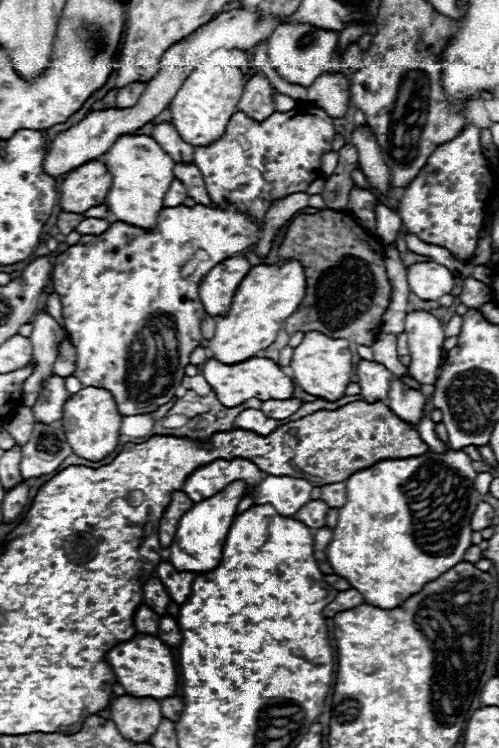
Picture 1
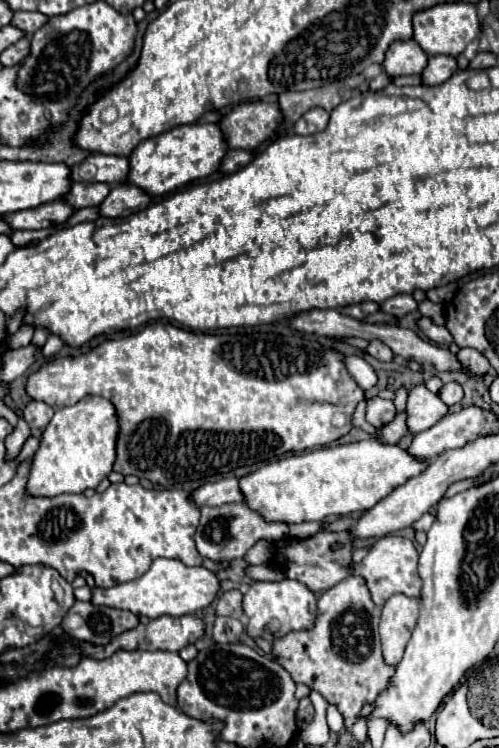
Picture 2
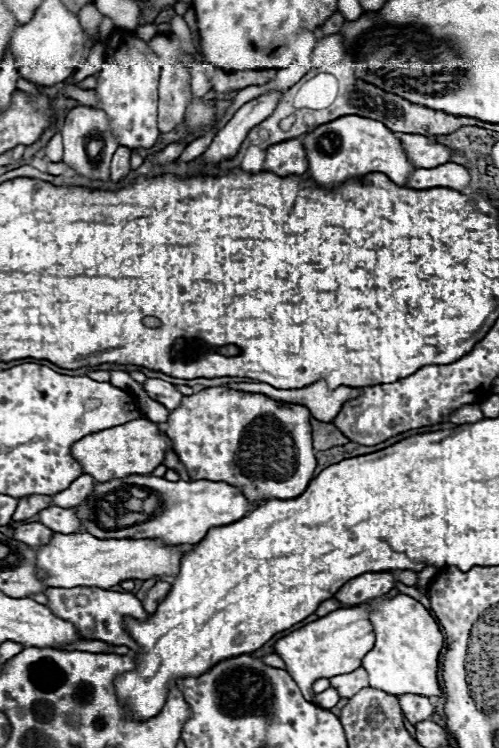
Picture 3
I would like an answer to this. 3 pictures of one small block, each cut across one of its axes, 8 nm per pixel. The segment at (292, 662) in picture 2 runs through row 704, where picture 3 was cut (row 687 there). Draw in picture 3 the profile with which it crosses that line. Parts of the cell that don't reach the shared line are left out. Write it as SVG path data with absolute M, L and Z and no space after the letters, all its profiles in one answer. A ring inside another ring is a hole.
M356 668L350 674L340 674L330 678L330 686L334 686L340 694L340 698L352 698L356 692L368 686L368 676L364 668Z

